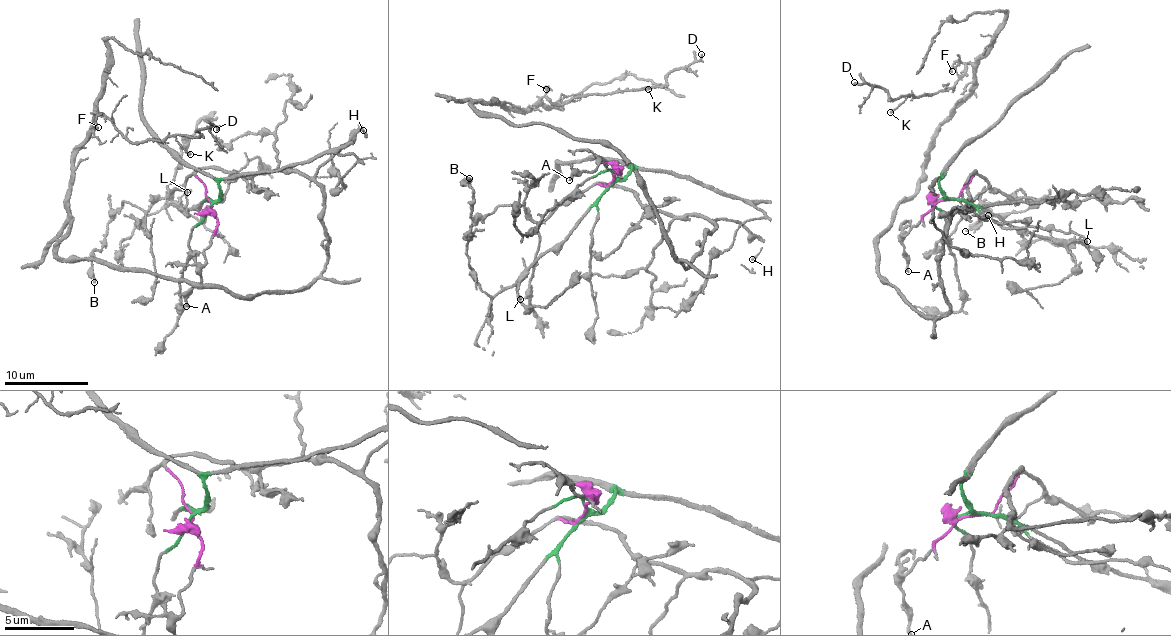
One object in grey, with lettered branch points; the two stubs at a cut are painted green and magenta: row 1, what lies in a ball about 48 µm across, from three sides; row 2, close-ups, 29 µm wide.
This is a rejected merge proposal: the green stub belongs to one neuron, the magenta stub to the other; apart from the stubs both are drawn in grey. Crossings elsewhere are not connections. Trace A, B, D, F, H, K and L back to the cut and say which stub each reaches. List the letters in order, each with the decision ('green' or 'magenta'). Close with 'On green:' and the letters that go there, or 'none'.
A: magenta
B: magenta
D: magenta
F: magenta
H: magenta
K: magenta
L: green
On green: L

